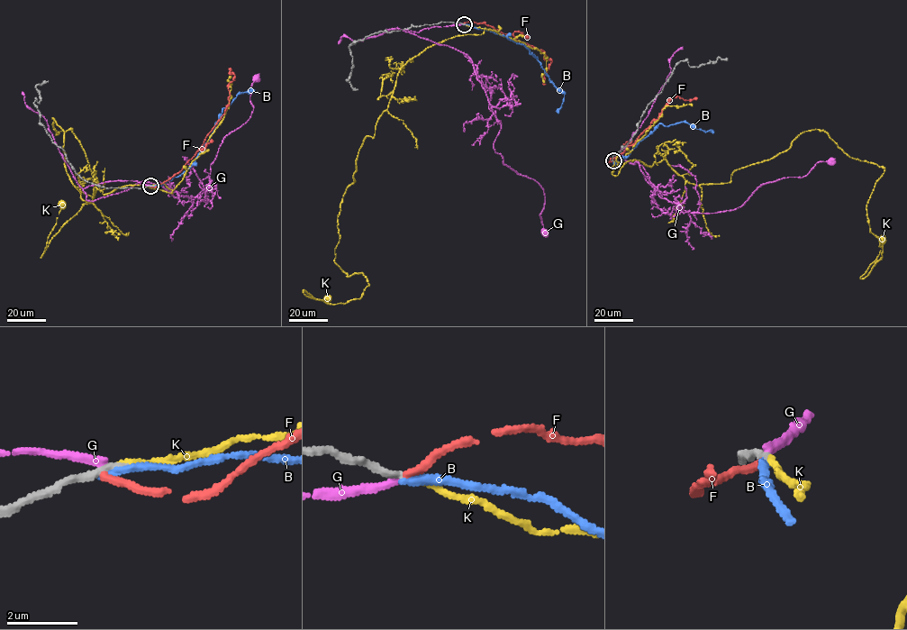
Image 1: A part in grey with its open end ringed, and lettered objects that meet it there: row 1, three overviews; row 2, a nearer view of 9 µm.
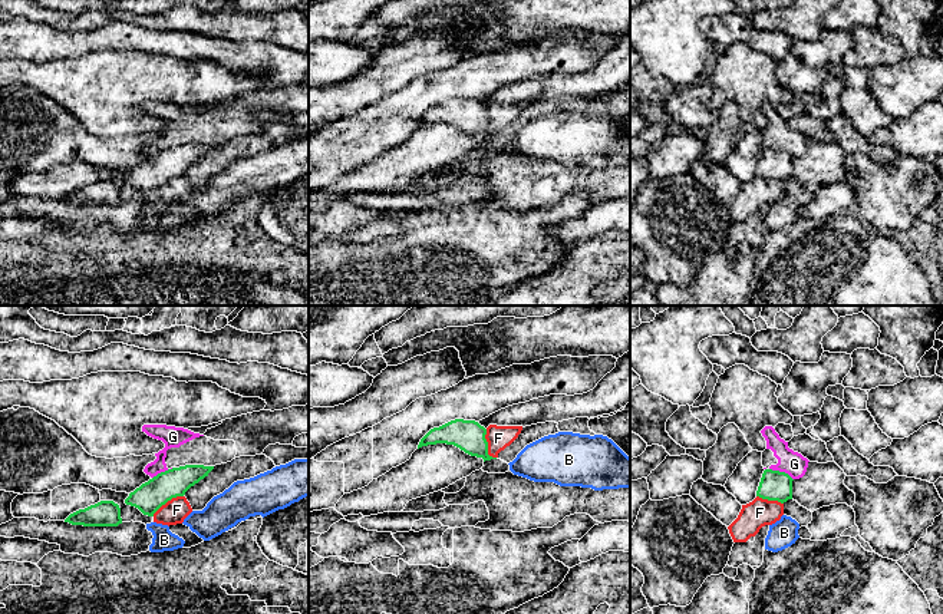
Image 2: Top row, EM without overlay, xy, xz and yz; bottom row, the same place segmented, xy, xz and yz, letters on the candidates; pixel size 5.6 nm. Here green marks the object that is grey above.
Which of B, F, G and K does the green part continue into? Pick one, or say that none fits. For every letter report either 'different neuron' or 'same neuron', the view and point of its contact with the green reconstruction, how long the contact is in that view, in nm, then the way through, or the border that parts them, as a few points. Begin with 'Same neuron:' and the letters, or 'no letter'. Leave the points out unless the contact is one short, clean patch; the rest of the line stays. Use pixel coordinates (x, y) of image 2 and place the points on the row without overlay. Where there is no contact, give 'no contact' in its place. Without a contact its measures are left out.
Same neuron: K
B: different neuron | no contact
F: different neuron | xz (487, 124) | 180 nm | along xz (485, 108), (487, 131), (495, 137)
G: different neuron | yz (781, 151) | 150 nm | along yz (770, 147), (784, 149), (793, 158)
K: same neuron | no contact

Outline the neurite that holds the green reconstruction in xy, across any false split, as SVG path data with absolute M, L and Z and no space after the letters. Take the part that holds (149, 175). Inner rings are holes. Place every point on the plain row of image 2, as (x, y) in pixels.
M185 143L158 152L142 162L125 178L126 184L138 186L144 194L154 192L168 179L184 175L185 171L208 155L214 145Z

